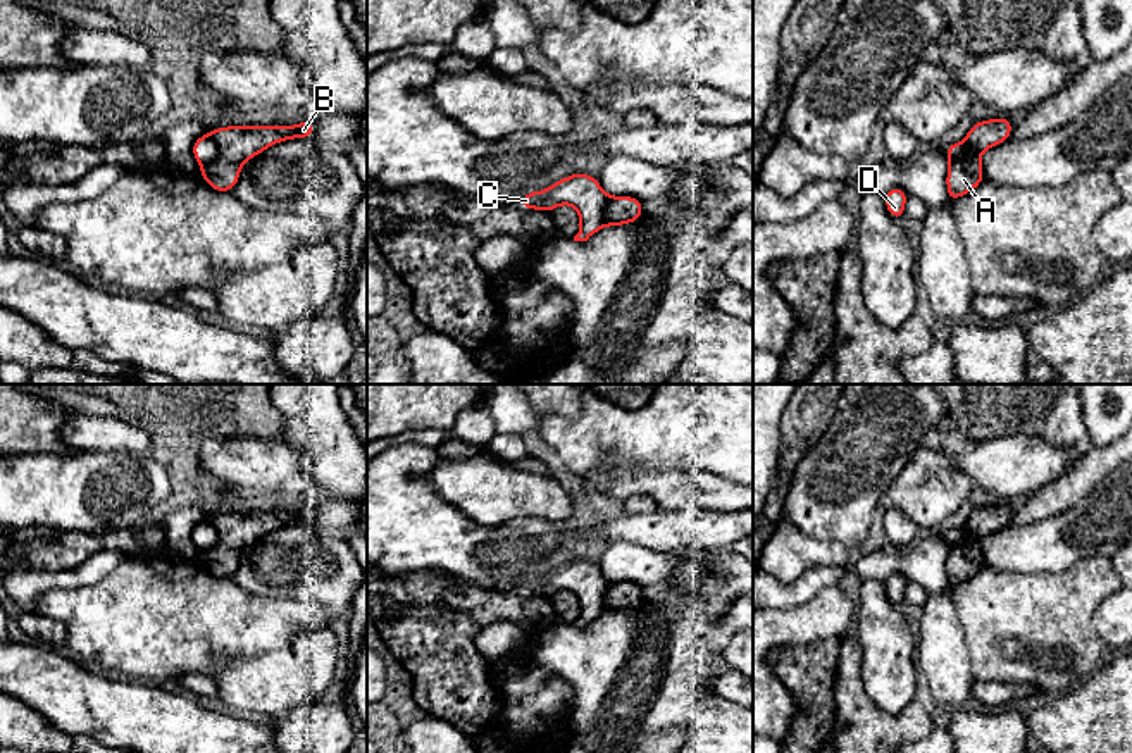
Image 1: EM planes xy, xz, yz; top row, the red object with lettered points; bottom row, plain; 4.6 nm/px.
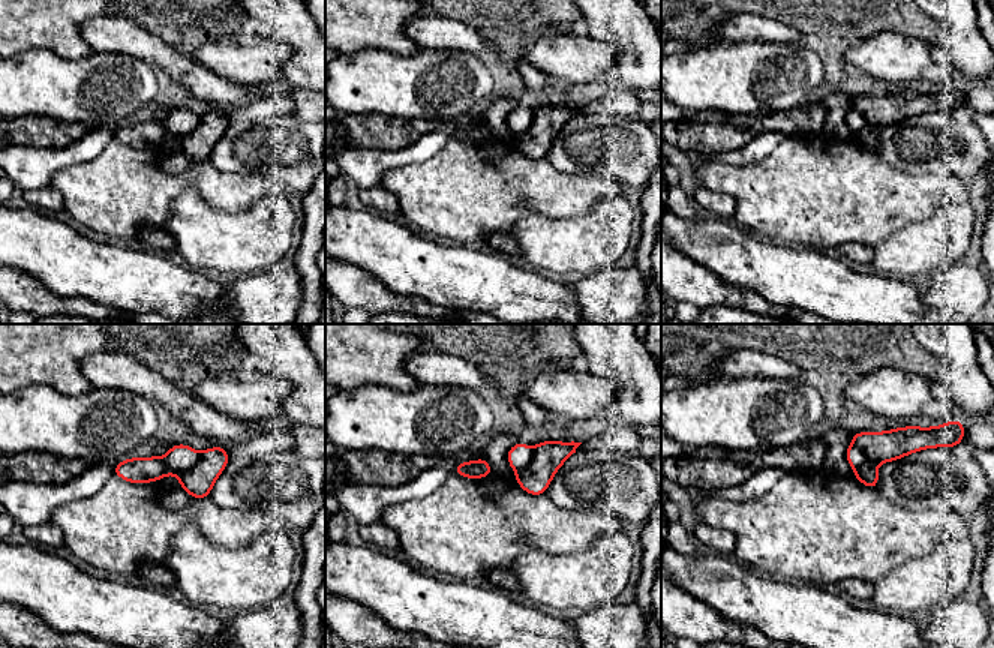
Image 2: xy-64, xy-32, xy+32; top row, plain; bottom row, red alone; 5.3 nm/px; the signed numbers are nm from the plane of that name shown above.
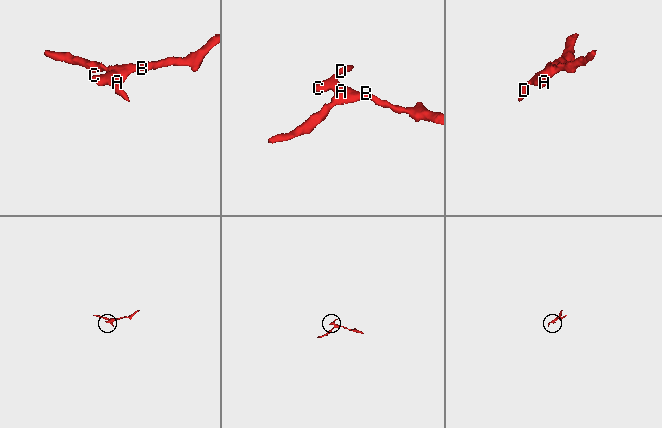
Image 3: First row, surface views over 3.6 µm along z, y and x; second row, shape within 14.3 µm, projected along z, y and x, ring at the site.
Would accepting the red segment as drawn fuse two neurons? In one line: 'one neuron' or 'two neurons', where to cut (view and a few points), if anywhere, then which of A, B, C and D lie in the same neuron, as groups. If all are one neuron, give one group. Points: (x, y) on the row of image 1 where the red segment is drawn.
two neurons; cut in xy along (205, 133), (214, 142), (217, 154), (202, 166); A B / C D

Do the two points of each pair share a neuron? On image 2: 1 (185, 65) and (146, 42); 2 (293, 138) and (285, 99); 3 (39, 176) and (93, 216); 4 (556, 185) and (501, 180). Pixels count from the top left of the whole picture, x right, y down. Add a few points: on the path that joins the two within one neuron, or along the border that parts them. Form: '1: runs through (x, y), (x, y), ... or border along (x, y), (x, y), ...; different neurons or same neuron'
1: runs through (176, 63), (155, 51); same neuron
2: border along (291, 114), (276, 116); different neurons
3: border along (78, 164), (60, 168), (48, 186); different neurons
4: runs through (543, 185), (514, 180); same neuron

